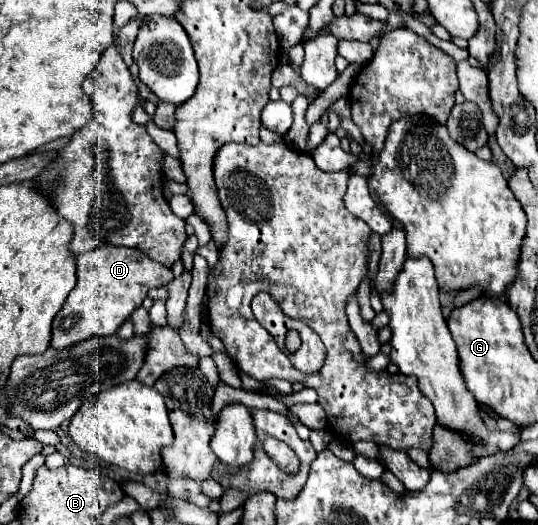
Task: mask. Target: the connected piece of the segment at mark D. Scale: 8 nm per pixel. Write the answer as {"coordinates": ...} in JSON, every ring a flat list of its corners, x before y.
{"coordinates":[[98,246,76,258,78,284,66,298,62,310,52,322,50,348,62,350,92,336,116,334,120,324,142,304,146,292,156,286,166,286,174,274,170,268,156,264,138,248]]}

